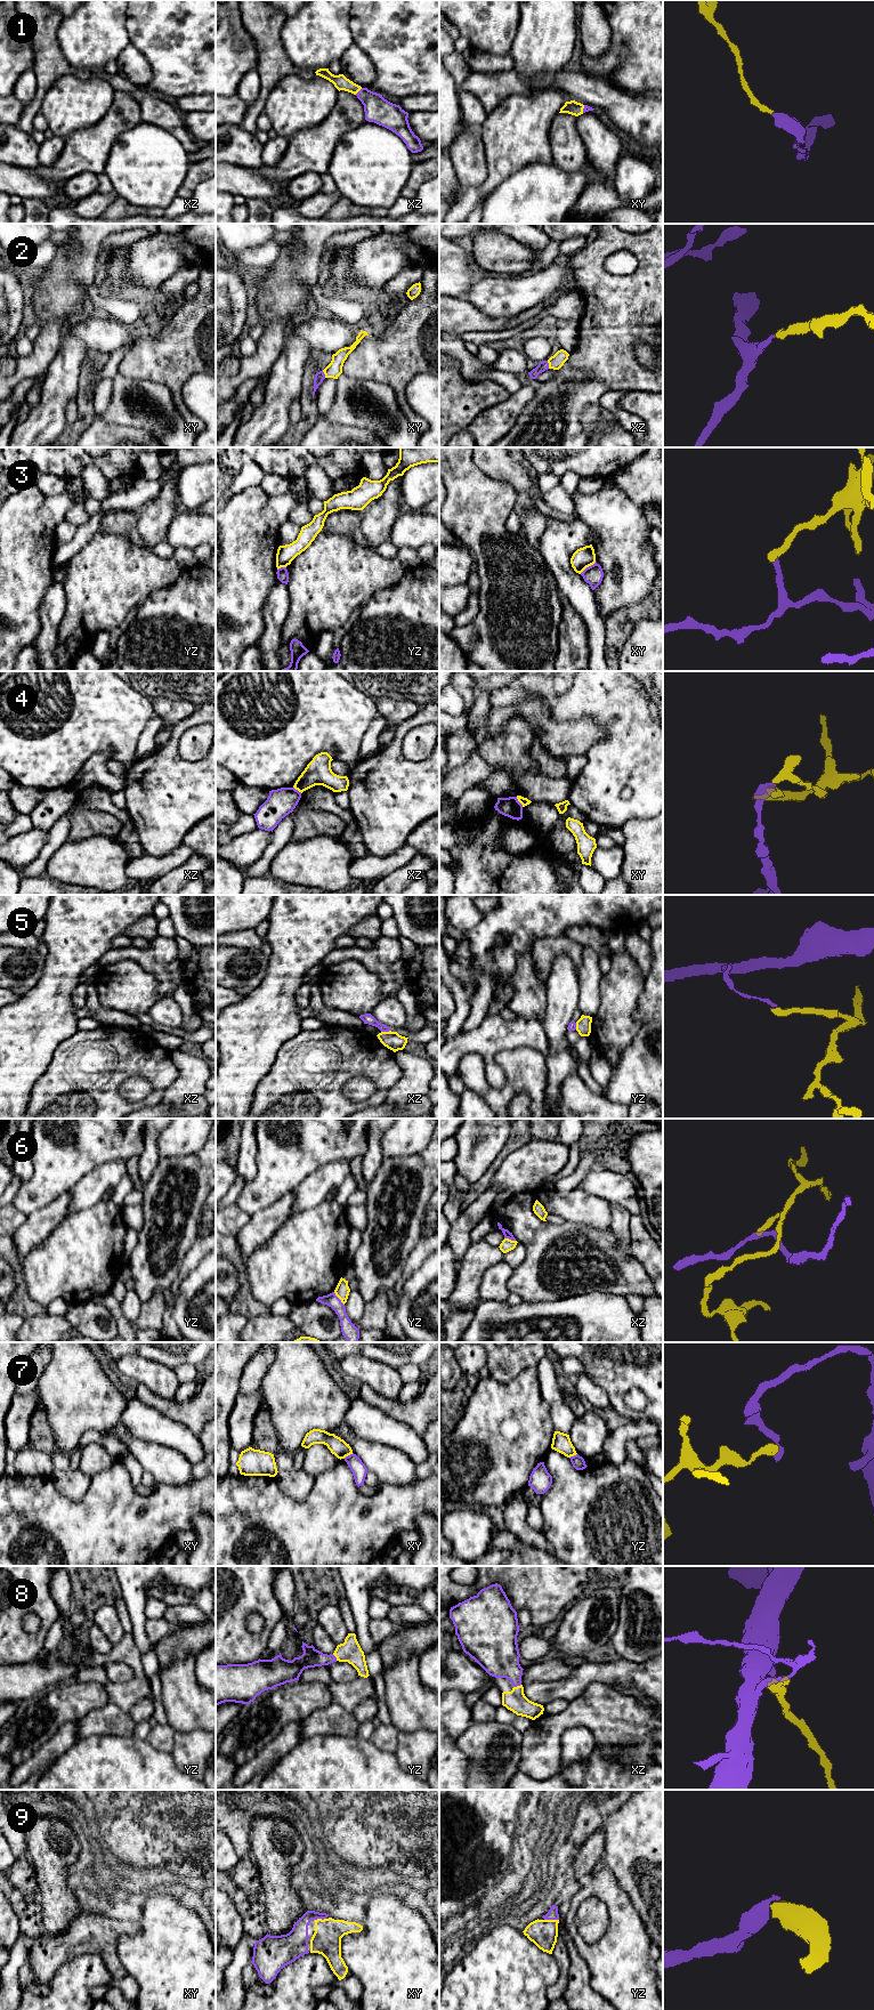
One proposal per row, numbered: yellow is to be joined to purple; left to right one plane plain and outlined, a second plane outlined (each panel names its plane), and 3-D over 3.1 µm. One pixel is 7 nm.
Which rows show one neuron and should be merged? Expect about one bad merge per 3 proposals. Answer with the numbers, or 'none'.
1, 2, 8, 9

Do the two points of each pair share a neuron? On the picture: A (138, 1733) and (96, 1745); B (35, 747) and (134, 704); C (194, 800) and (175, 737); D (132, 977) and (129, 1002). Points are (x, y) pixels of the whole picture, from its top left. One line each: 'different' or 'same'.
A: different
B: same
C: same
D: same

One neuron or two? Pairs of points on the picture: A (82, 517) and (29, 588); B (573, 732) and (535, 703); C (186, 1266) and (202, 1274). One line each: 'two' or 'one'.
A: two
B: one
C: two

